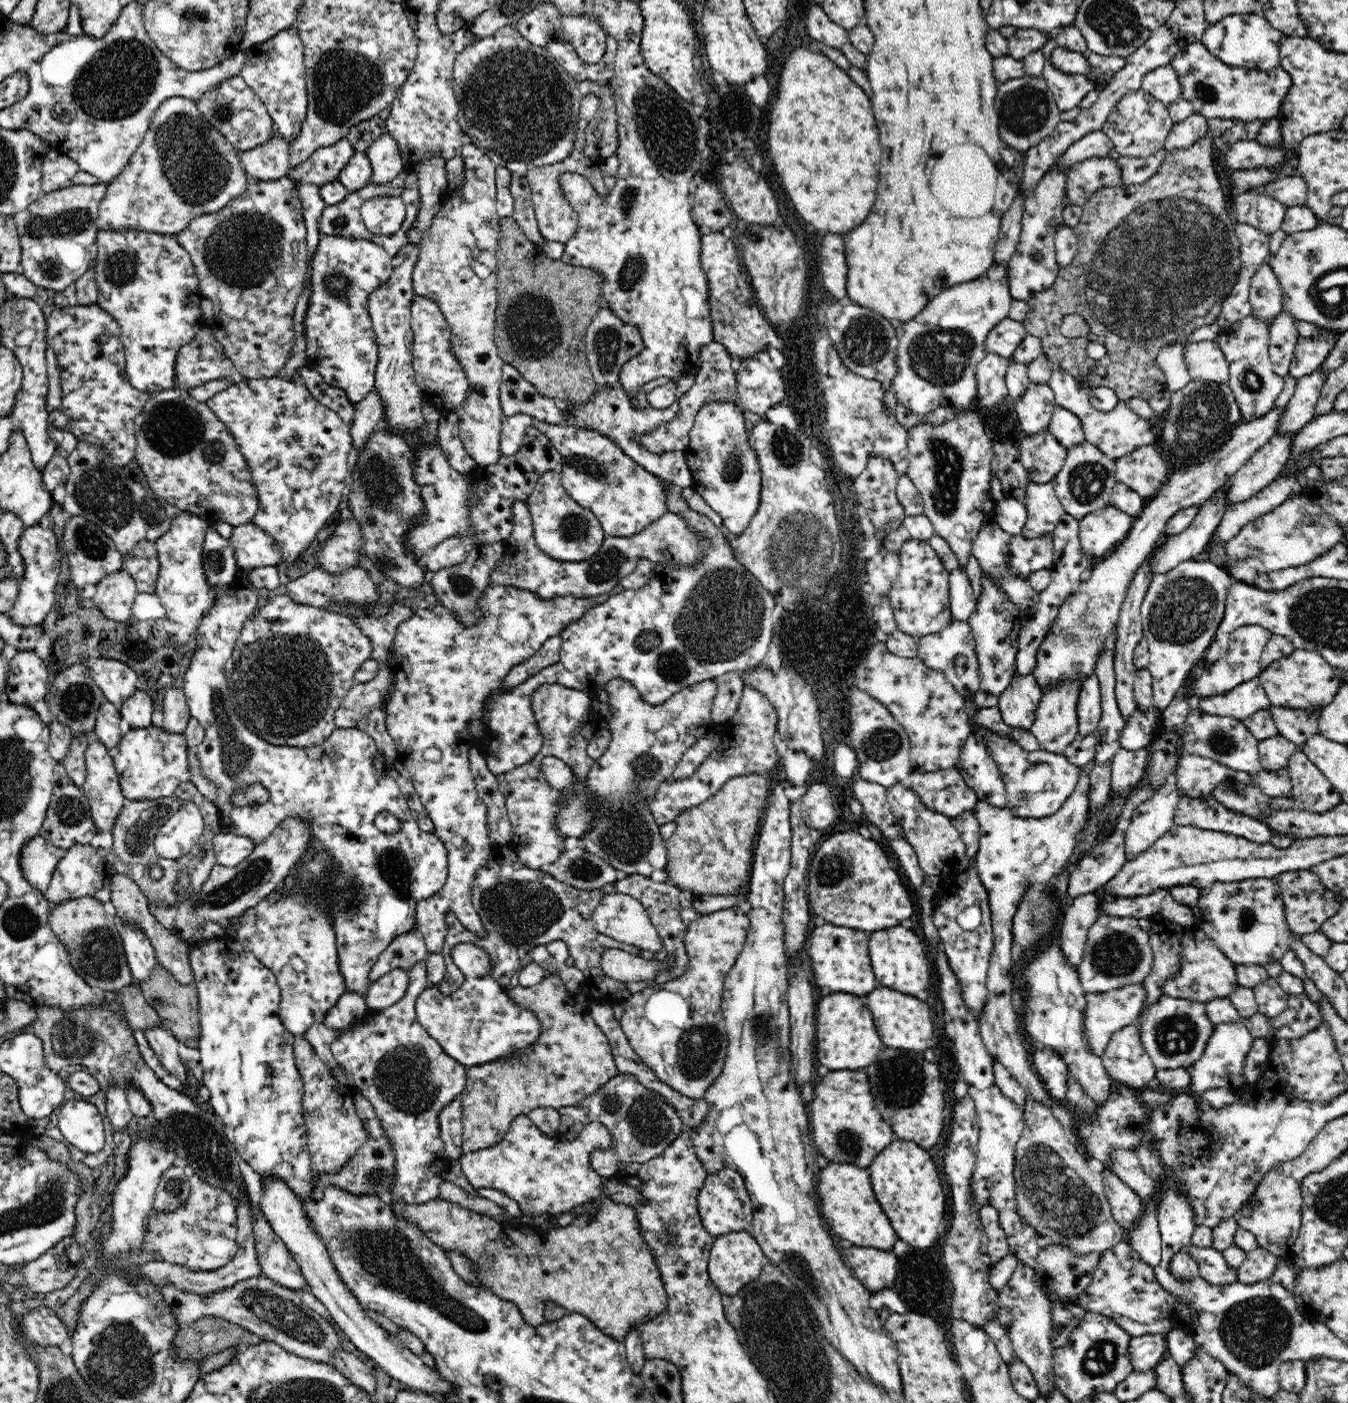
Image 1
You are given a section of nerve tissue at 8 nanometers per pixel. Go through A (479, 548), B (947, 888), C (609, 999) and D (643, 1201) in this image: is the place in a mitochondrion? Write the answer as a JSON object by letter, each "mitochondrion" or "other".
{"A":"other","B":"other","C":"other","D":"other"}

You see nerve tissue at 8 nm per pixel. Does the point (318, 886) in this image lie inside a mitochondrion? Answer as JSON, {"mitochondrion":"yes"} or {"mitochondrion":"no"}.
{"mitochondrion":"yes"}

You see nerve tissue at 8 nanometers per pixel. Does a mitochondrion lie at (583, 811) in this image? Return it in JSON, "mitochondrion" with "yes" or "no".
{"mitochondrion":"yes"}

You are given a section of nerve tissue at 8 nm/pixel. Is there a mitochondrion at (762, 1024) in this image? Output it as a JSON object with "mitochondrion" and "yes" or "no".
{"mitochondrion":"yes"}

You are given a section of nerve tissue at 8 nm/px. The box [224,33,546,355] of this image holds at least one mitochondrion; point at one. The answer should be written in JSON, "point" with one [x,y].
{"point":[342,87]}

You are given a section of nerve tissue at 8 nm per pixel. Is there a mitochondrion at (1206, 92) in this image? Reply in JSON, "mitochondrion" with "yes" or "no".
{"mitochondrion":"yes"}

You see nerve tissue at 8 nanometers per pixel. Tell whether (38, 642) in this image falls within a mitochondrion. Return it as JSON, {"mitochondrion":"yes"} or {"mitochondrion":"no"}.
{"mitochondrion":"no"}

